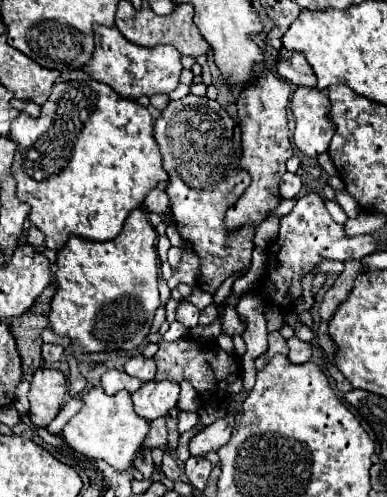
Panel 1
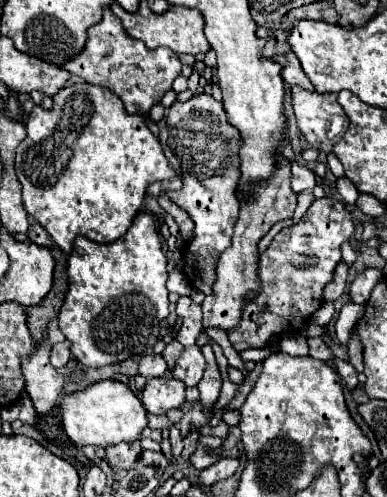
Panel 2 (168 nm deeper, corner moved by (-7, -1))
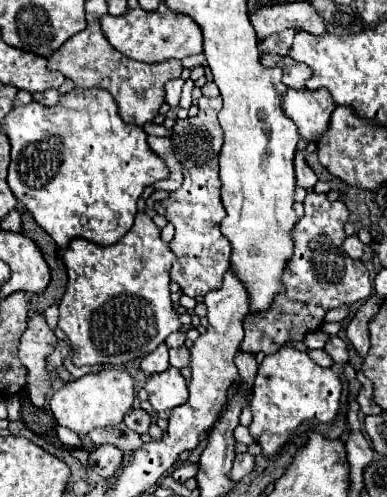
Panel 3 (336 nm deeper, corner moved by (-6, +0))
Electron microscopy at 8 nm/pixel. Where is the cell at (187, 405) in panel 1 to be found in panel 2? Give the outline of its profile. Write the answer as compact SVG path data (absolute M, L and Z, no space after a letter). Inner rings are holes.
M192 345L192 347L186 347L182 351L182 357L178 359L178 363L174 367L176 369L172 371L172 375L176 379L184 381L186 387L196 387L200 383L200 379L202 379L206 361L204 361L202 351L196 345Z

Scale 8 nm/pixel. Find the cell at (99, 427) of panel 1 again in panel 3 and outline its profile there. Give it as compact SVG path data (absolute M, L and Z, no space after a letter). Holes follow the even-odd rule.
M99 370L95 374L87 374L79 380L67 382L61 390L57 390L53 394L49 406L51 406L55 420L61 426L77 432L79 436L85 436L95 428L107 428L107 426L121 424L125 414L133 410L133 400L135 400L133 378L127 372Z

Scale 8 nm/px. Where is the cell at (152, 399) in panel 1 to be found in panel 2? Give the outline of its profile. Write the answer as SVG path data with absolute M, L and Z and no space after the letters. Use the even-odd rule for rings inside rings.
M156 377L148 379L142 391L142 403L148 413L164 415L170 409L182 407L186 401L186 385L174 377Z

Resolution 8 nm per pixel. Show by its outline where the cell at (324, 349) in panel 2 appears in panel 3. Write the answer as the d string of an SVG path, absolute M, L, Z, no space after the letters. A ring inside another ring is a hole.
M329 336L329 340L327 340L327 344L325 344L325 348L323 348L323 350L331 356L331 360L333 360L333 362L343 364L343 362L347 362L347 360L349 360L347 344L345 344L339 336Z

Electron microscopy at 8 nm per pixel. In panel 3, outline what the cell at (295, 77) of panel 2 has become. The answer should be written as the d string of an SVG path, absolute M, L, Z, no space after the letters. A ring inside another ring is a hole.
M261 56L261 62L265 66L281 66L283 68L283 84L293 90L303 90L307 78L311 76L311 68L307 64L299 64L297 60L291 60L291 56Z

